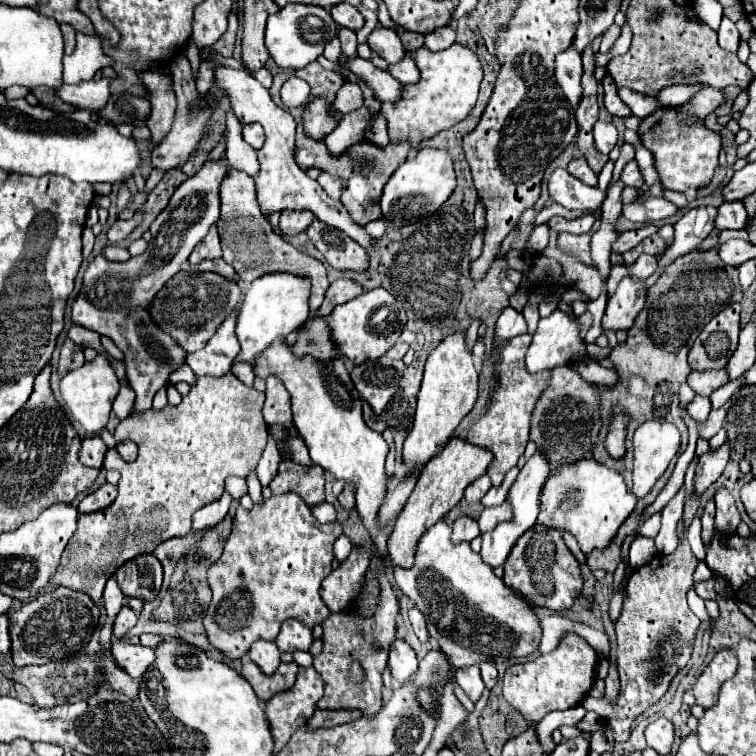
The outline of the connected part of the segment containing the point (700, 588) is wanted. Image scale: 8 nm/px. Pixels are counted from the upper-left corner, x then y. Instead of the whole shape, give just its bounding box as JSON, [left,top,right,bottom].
[694,578,716,600]

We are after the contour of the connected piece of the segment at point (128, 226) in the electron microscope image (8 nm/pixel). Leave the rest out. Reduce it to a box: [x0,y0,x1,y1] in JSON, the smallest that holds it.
[108,220,136,242]

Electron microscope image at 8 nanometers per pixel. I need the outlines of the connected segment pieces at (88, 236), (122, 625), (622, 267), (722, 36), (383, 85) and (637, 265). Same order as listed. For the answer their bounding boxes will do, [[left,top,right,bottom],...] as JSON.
[[82,226,96,258],[116,604,136,636],[608,264,628,296],[718,16,740,52],[348,58,404,102],[630,254,658,278]]

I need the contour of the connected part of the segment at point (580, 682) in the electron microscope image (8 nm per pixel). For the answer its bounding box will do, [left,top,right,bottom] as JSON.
[502,632,596,722]

